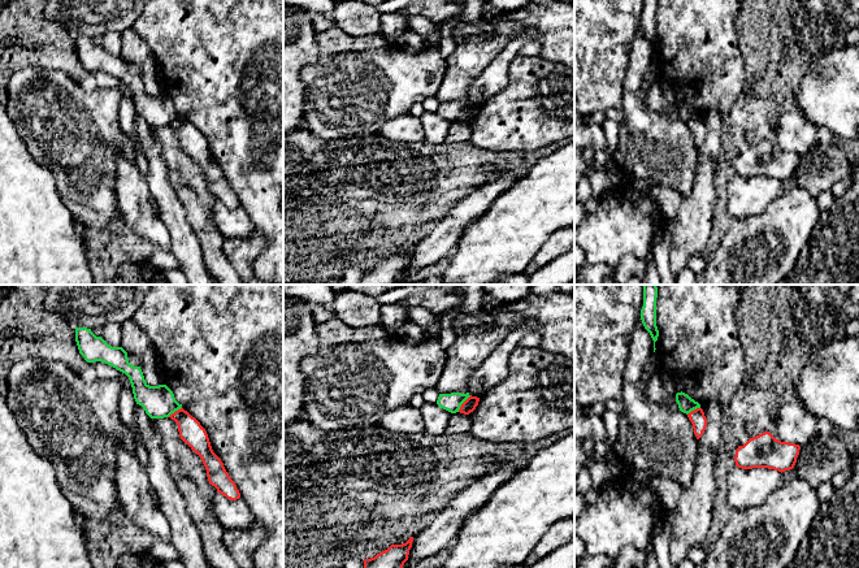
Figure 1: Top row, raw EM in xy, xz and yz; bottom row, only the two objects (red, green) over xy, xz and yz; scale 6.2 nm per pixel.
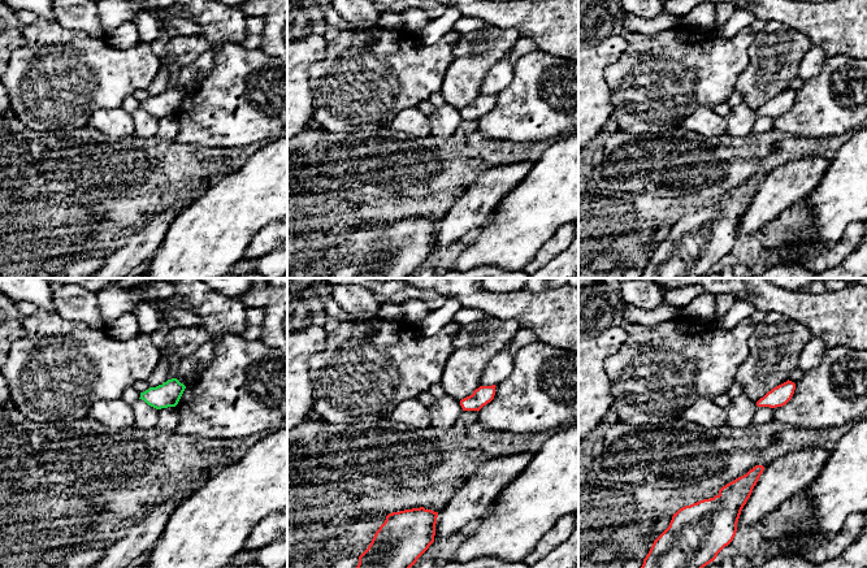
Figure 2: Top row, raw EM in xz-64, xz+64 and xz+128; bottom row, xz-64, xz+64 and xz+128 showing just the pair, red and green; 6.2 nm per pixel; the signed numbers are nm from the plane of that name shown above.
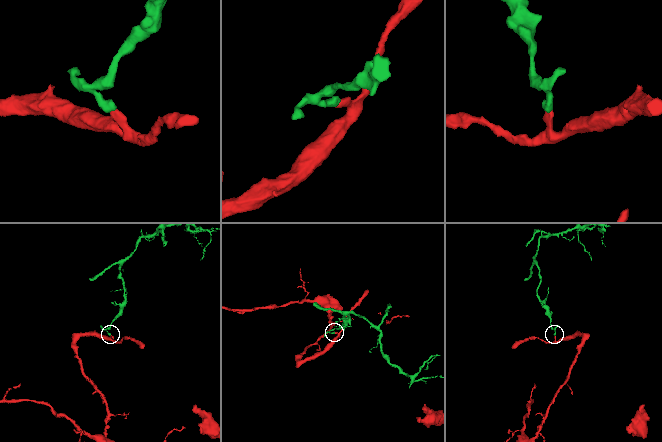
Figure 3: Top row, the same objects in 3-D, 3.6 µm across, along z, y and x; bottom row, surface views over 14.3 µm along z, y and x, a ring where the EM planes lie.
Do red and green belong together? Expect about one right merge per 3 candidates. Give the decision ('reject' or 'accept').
reject

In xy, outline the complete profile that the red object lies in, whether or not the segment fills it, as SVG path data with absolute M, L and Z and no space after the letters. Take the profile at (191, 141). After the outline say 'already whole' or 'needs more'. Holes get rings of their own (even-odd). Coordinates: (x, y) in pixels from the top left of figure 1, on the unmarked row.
M183 117L175 120L169 126L177 131L181 148L200 165L207 178L209 192L227 208L239 208L240 201L235 191L226 181L221 168L213 161L208 143L200 131Z | already whole

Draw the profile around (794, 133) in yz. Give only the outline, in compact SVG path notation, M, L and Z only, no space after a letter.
M797 108L777 117L775 136L769 142L781 151L803 155L817 142L817 130L819 126Z

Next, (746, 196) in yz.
M734 175L728 182L728 212L732 218L749 218L782 194L782 183L768 177L742 178Z

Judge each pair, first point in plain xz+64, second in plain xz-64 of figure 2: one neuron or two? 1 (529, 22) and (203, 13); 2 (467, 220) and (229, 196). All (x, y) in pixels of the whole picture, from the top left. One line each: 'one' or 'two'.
1: two
2: two

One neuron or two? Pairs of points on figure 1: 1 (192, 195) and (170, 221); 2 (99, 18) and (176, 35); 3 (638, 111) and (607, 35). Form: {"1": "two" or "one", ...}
{"1": "two", "2": "two", "3": "two"}

